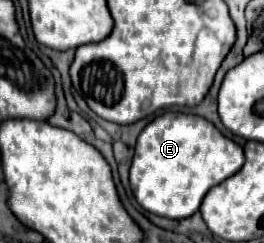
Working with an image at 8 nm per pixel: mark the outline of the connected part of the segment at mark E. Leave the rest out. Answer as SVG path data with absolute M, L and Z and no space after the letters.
M166 112L154 118L138 136L130 166L132 192L152 214L180 220L192 216L210 188L236 174L244 164L244 150L226 138L212 122L196 114Z

